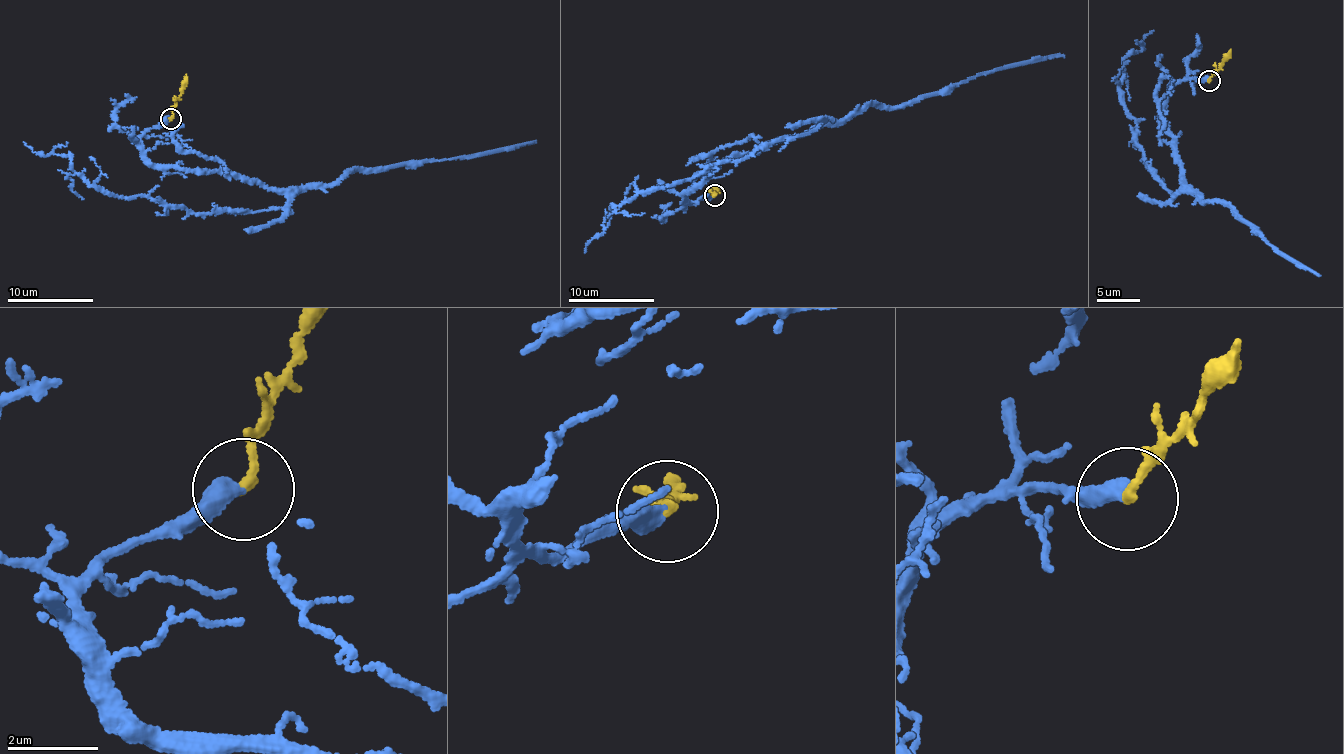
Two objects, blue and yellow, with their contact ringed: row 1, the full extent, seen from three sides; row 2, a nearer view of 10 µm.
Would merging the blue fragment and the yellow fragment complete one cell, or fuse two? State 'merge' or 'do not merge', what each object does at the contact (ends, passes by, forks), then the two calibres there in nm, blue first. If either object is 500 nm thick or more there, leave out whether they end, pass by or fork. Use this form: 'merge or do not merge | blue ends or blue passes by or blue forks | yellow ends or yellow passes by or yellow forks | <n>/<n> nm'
merge | blue ends | yellow ends | 440/200 nm

